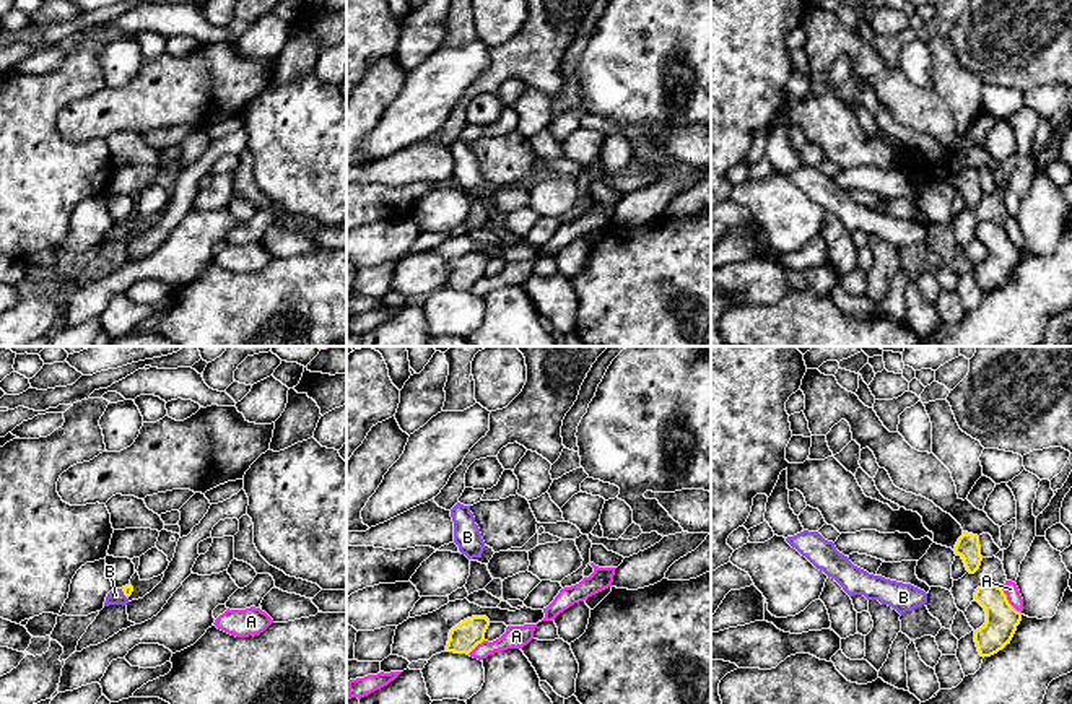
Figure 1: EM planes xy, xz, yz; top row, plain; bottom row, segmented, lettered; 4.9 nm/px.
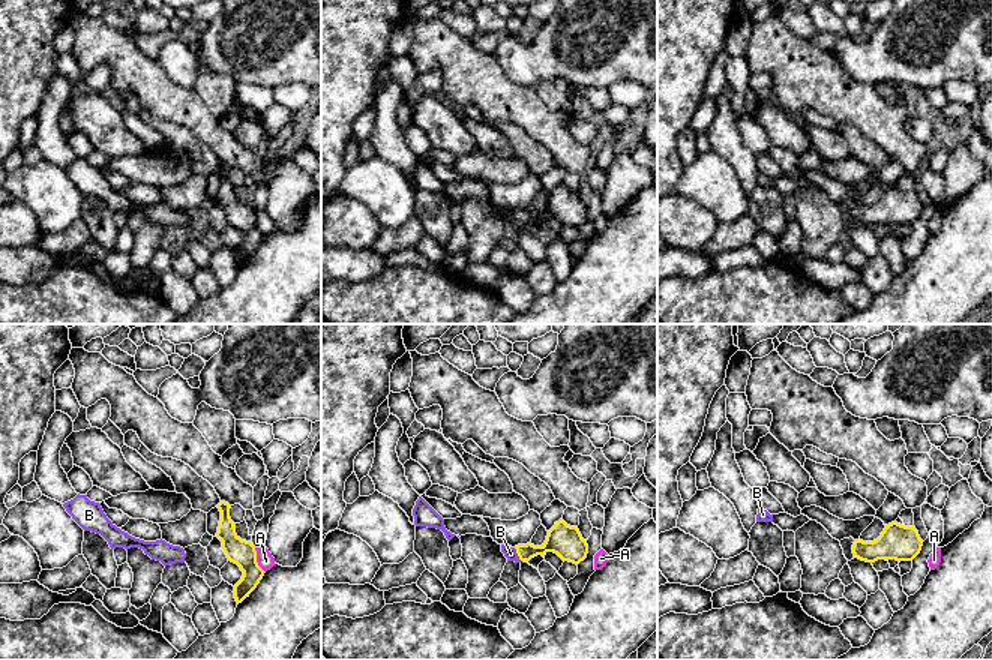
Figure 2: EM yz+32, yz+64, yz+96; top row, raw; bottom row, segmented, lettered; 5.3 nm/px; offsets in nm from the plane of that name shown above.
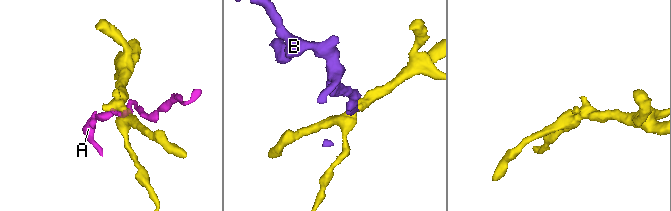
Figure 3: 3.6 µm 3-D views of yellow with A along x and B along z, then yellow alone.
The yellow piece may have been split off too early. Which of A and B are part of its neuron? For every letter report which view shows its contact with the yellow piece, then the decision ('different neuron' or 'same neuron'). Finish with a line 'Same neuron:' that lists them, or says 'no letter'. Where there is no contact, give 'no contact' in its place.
A: yz | different neuron
B: xy | same neuron
Same neuron: B

